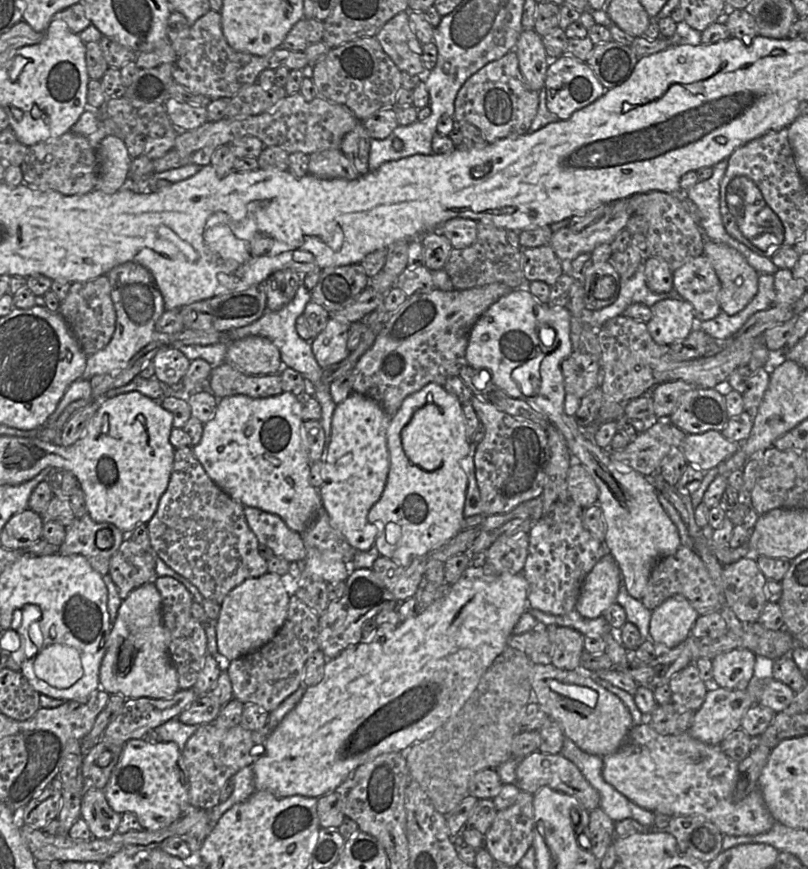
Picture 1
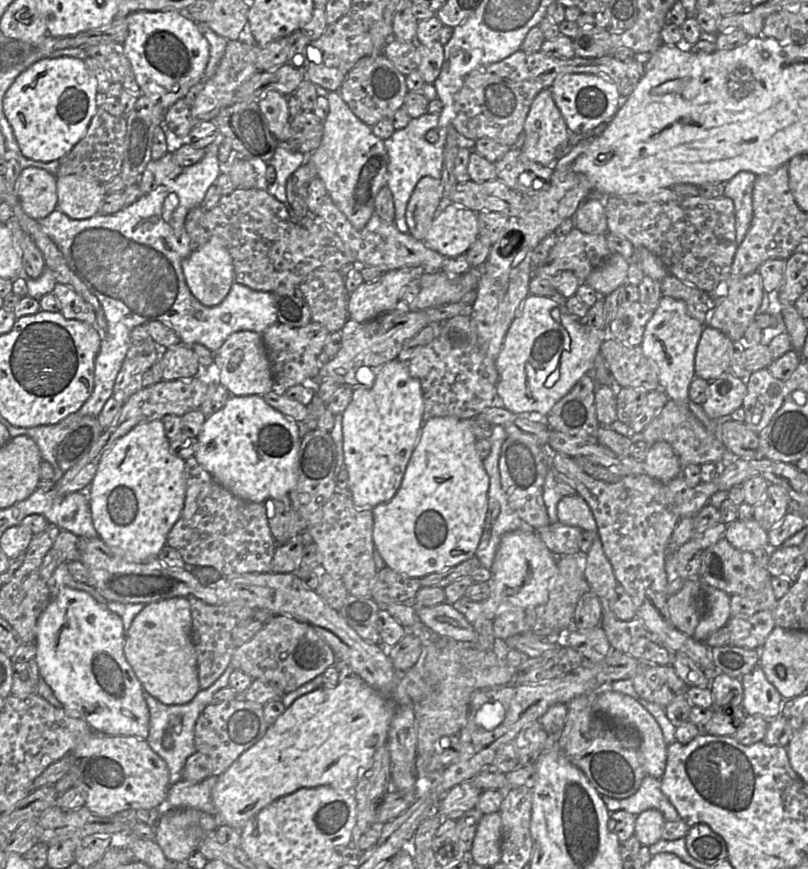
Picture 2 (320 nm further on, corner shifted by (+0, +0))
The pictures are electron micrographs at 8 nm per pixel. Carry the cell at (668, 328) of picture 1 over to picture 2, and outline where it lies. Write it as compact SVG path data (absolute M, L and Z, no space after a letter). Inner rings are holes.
M661 296L652 317L647 322L640 347L655 366L660 388L670 400L687 406L689 386L695 376L695 354L705 325L693 318L682 300Z

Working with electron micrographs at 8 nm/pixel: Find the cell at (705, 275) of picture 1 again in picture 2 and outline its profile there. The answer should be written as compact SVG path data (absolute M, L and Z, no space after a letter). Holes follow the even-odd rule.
M758 271L742 277L728 274L708 293L714 307L707 315L706 325L720 330L732 342L743 341L746 329L759 310L763 293ZM722 282L726 282L727 293L717 297L714 290Z

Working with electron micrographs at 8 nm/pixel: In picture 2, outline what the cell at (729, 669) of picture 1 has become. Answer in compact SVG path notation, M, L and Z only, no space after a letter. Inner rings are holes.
M759 665L742 676L740 681L743 686L741 707L747 715L760 715L768 721L780 716L784 699L767 680Z

